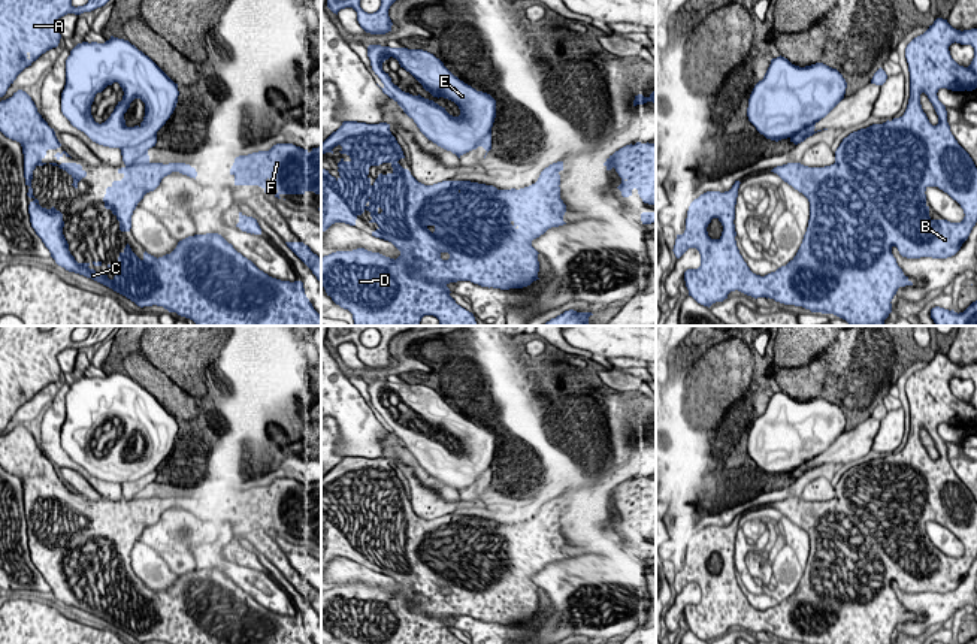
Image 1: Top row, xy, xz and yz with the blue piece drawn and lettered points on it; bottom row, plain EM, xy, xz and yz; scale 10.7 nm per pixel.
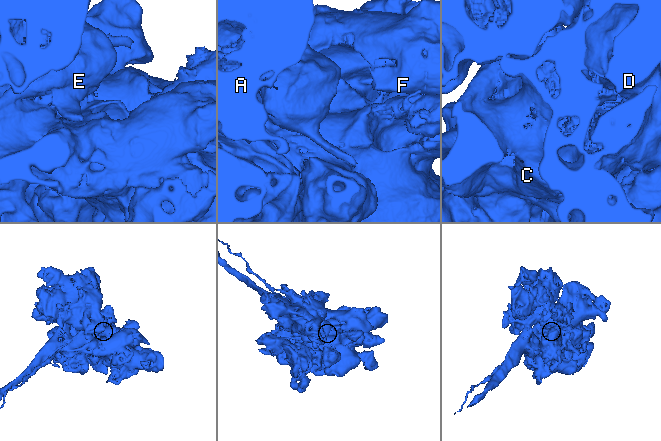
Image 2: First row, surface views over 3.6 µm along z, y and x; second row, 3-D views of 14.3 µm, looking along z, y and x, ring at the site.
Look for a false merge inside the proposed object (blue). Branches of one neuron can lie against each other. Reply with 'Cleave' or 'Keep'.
Cleave

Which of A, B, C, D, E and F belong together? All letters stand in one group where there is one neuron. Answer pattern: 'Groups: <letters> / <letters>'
Groups: A B C D F / E

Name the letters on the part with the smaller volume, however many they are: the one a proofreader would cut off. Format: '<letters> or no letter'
E

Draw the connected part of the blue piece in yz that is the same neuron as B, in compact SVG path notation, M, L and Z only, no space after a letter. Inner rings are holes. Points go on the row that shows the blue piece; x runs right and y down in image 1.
M937 18L923 34L914 37L907 45L905 58L910 72L910 99L902 117L850 133L837 148L835 163L831 166L808 167L801 163L787 163L771 170L802 193L810 202L807 232L796 256L786 266L760 276L750 270L739 254L733 224L739 181L735 181L729 191L707 191L690 203L686 230L683 235L677 235L672 250L677 258L689 248L696 248L701 254L701 266L684 272L689 296L710 308L713 303L728 299L731 291L738 290L754 299L769 297L784 305L802 306L811 312L834 314L846 320L850 326L884 326L884 320L892 312L890 302L898 288L913 285L898 266L892 248L896 247L899 254L907 258L947 258L961 250L977 223L977 167L970 154L952 134L946 106L938 100L937 93L940 88L952 91L973 91L977 88L977 28L961 31L953 28L947 19ZM955 42L974 48L974 58L968 67L959 66L952 58L949 46ZM922 93L928 96L938 115L937 126L929 123L922 109ZM928 187L938 187L956 200L964 209L964 220L961 223L932 220L925 194ZM713 218L717 218L723 226L719 239L711 239L707 232Z

